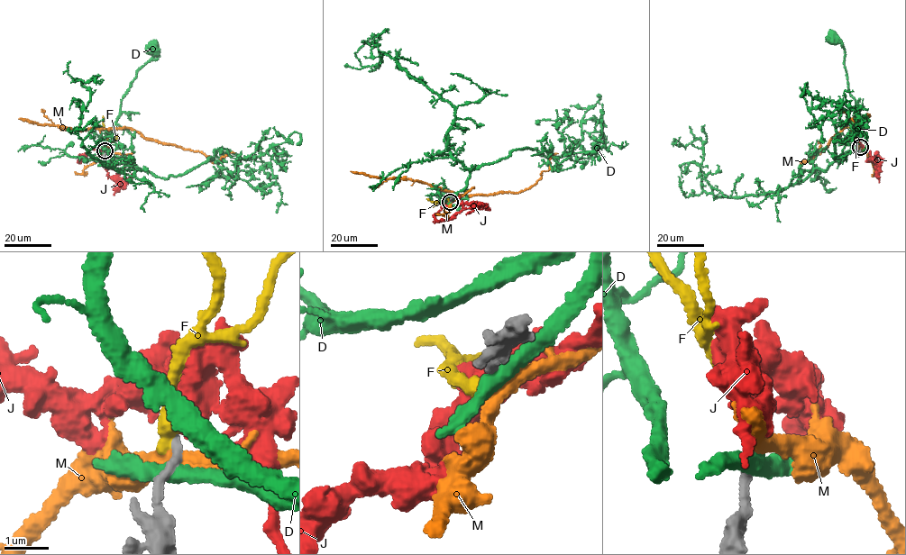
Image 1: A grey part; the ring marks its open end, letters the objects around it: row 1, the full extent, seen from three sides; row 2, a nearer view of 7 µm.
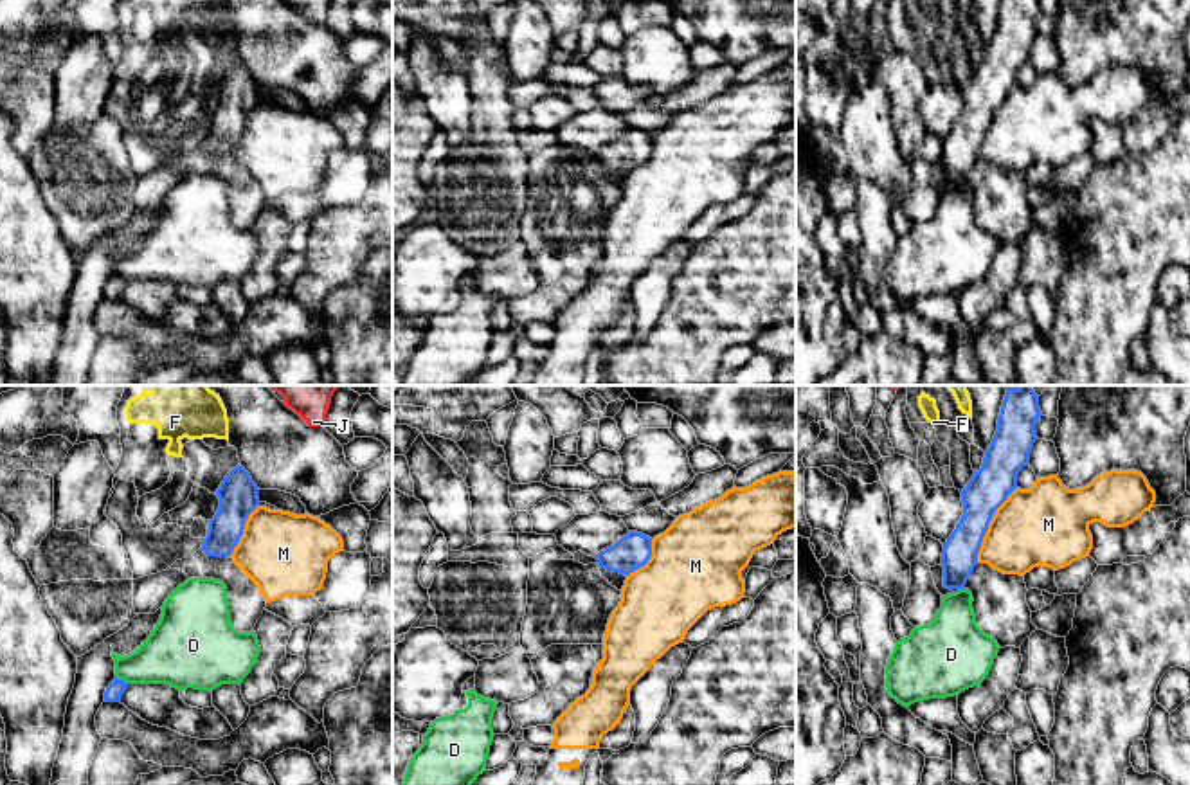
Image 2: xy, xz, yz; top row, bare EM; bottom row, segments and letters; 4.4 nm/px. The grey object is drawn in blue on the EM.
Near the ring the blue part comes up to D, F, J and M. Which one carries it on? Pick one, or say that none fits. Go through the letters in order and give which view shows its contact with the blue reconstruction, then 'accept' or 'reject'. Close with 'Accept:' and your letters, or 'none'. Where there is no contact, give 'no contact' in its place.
D: contact in xy; reject
F: no contact; reject
J: no contact; reject
M: contact in yz; reject
Accept: none

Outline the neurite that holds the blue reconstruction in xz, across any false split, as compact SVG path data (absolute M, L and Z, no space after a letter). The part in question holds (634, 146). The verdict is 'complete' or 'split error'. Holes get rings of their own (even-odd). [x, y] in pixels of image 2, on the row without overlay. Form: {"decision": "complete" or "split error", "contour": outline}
{"decision": "complete", "contour": "M628 128L614 142L600 148L594 155L601 166L628 173L636 166L646 162L652 153L652 135Z"}

